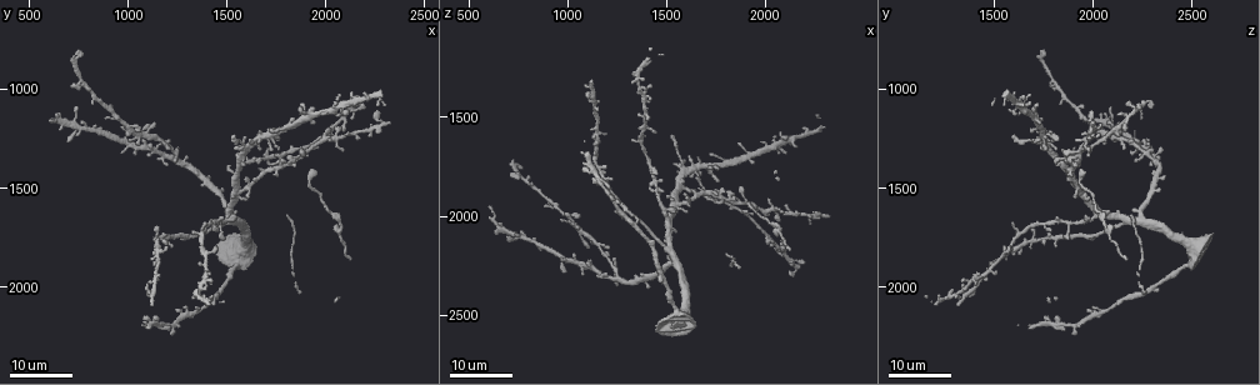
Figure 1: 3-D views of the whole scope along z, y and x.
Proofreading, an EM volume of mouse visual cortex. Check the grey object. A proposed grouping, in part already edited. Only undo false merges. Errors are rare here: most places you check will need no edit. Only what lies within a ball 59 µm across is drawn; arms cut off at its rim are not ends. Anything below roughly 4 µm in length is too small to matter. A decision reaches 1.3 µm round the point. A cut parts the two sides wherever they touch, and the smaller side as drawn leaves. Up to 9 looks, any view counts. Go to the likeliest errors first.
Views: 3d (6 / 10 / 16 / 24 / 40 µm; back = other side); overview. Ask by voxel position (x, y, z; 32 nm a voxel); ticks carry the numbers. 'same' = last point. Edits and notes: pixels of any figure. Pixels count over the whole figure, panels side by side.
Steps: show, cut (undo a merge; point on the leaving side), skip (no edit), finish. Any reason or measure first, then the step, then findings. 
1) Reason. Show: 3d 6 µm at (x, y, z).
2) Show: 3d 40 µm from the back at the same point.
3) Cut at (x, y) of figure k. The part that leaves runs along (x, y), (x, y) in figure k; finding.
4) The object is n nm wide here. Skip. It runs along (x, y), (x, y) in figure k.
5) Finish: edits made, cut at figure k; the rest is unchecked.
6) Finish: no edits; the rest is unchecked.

Four arms meet. Show: 3d 16 µm at (1590, 1280, 1760).

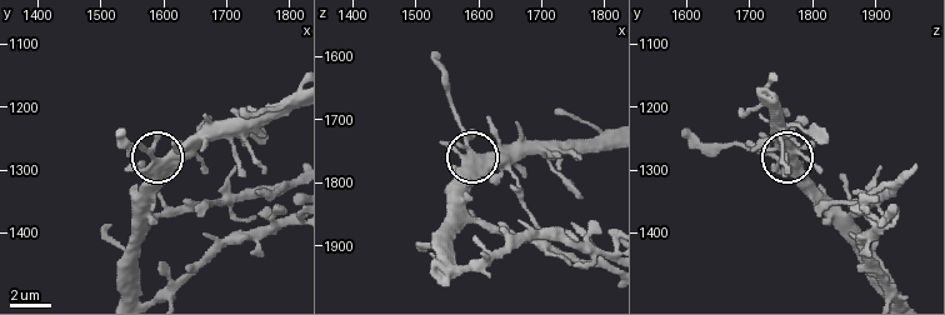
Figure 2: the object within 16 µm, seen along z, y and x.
Show: 3d 10 µm at (1600, 1290, 1755).

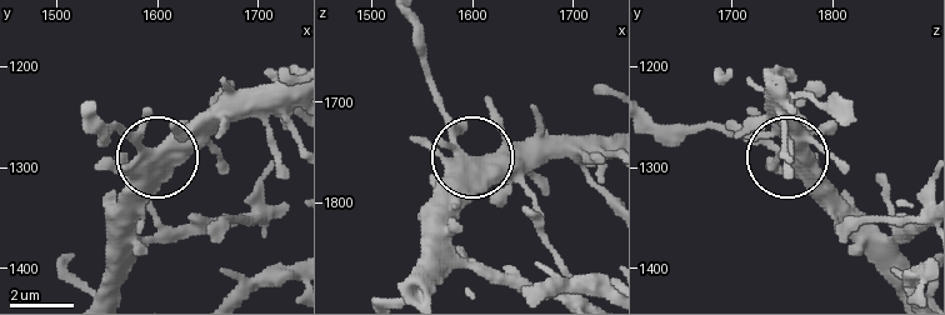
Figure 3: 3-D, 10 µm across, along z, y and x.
Cut at (123, 129) of figure 3. The part that leaves runs along (771, 143), (709, 126), (653, 124) in figure 3; a second neuron is stuck on.

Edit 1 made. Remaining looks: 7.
Show: overview.

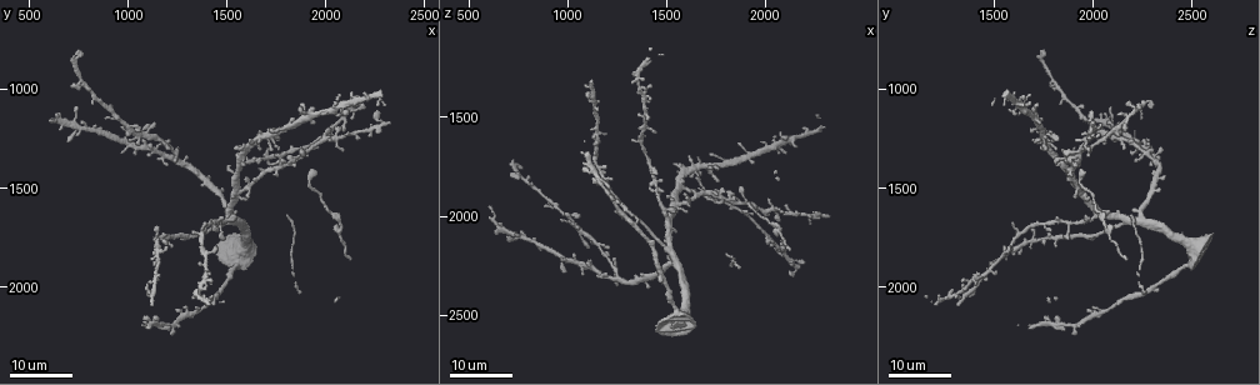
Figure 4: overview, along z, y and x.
Side arm on a straight run. Show: 3d 24 µm at (1910, 1280, 2010).

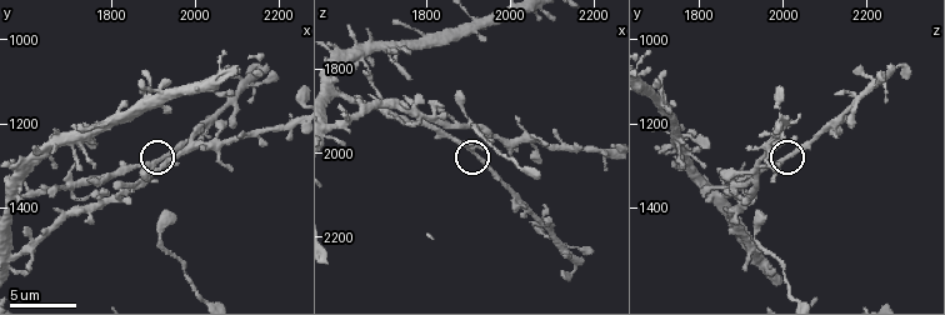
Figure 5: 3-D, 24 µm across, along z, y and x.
Closer look. Show: 3d 10 µm at (1920, 1290, 2000).

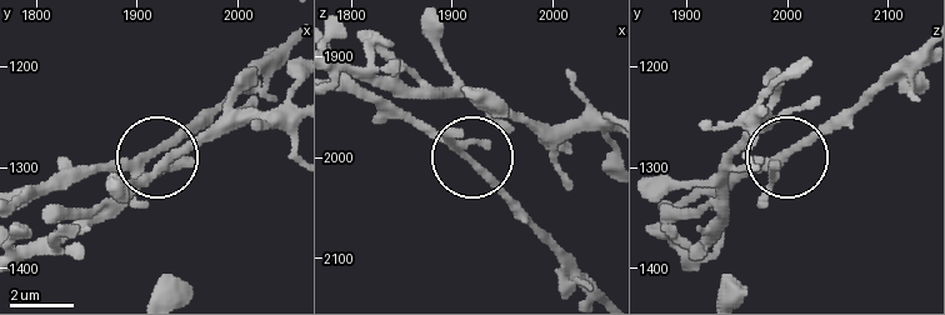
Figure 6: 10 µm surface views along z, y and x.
Skip. One neuron here.

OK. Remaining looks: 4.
Show: 3d 16 µm at (2070, 1680, 2050).

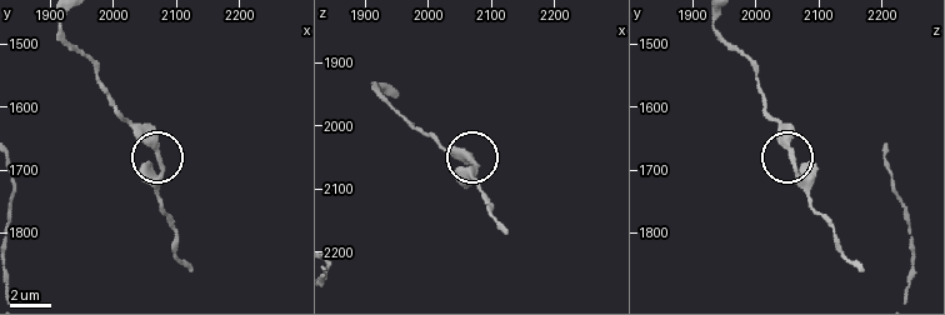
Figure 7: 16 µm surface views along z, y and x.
Show: 3d 6 µm at (2075, 1690, 2065).

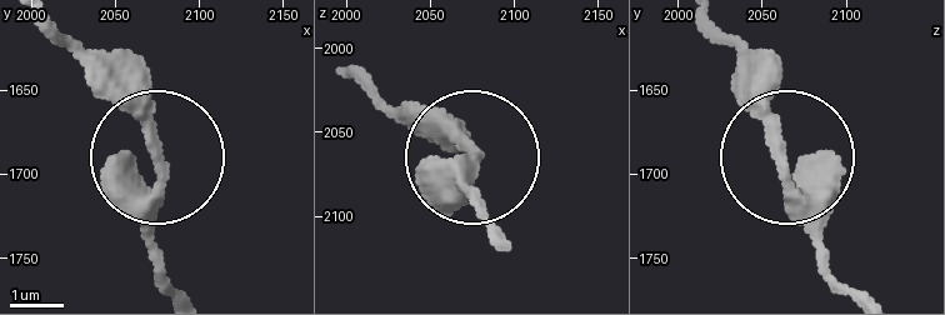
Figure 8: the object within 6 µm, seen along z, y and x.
Skip. Continuous, no second neuron.

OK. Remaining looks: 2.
Four arms meet. Show: 3d 10 µm at (1585, 1370, 1855).

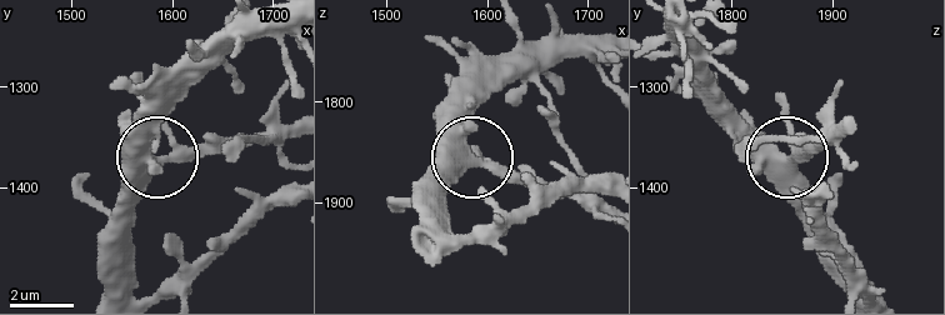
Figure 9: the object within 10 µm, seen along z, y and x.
Skip. Continuous, no second neuron.

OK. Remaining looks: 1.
Finish: edits made, cut at figure 3; the rest is unchecked.

